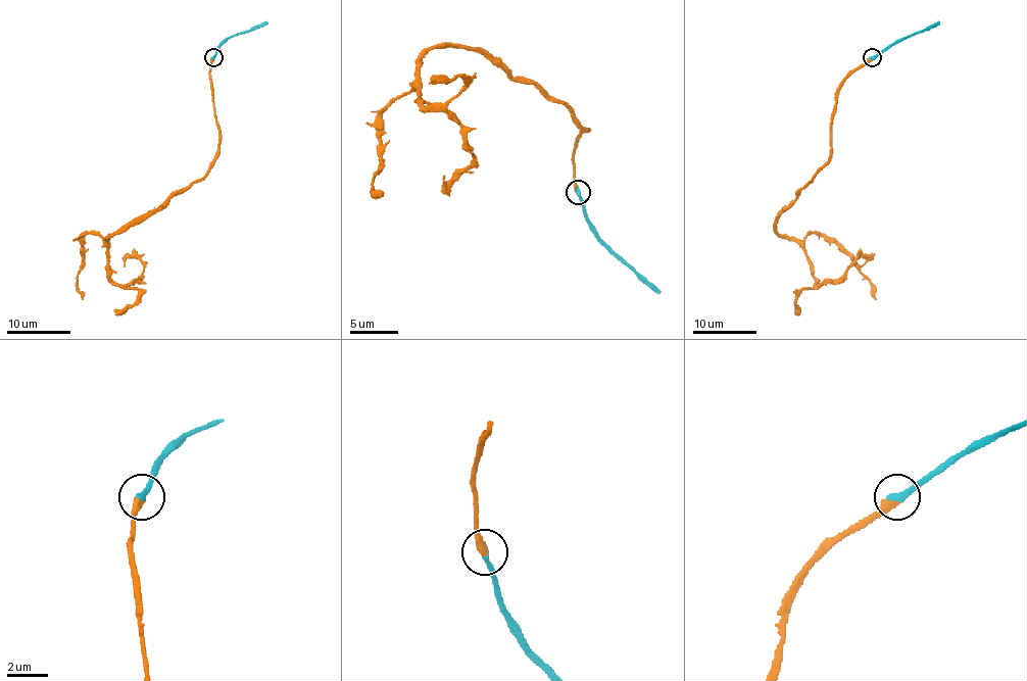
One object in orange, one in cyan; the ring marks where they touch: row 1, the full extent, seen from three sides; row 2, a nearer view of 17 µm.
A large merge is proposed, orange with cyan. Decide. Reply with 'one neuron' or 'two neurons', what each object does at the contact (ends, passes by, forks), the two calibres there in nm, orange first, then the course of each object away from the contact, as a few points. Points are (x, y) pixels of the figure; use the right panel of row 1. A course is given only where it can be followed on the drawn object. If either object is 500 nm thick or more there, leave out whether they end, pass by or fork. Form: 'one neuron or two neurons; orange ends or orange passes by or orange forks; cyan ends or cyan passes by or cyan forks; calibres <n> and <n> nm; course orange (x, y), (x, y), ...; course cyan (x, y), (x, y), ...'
one neuron; orange ends; cyan ends; calibres 440 and 320 nm; course orange (873, 58), (839, 90), (829, 158), (775, 219), (775, 230), (802, 248), (817, 284), (858, 257), (862, 266); course cyan (873, 58), (902, 38), (931, 28), (939, 21)

